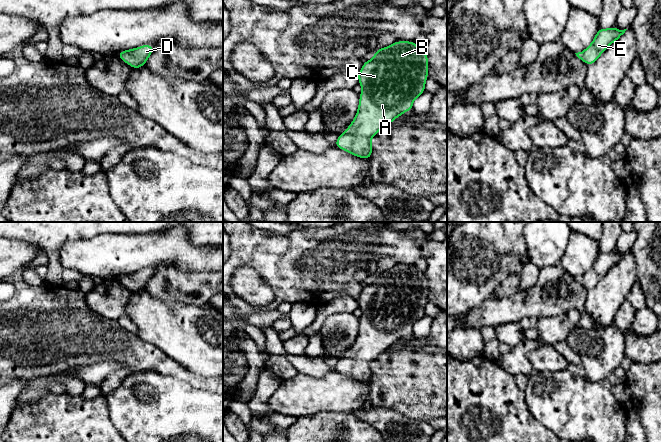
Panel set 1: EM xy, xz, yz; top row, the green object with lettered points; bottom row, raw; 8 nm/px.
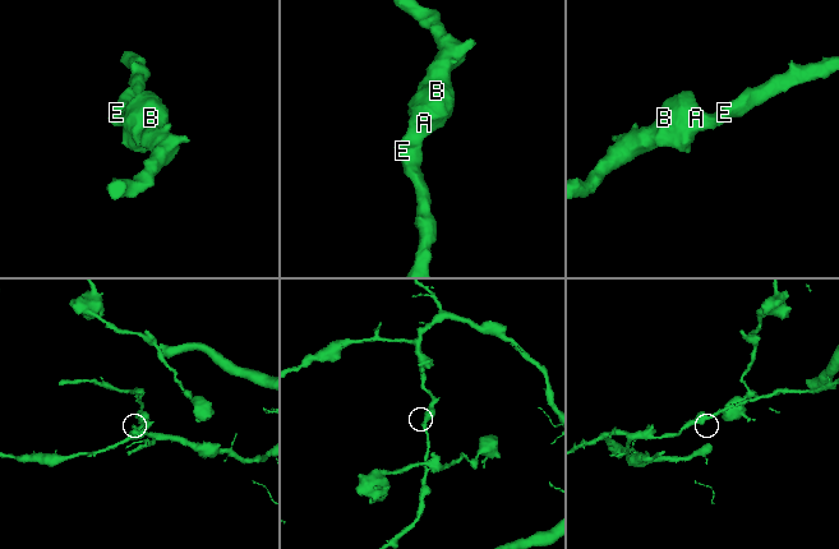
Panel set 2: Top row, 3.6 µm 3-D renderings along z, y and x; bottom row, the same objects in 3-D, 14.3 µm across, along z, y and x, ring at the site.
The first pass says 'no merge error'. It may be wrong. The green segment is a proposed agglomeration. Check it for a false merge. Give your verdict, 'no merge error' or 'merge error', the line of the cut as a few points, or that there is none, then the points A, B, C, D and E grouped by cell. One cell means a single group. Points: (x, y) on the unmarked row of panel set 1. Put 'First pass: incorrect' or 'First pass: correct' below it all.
no merge error | no cut | A B C D E
First pass: correct

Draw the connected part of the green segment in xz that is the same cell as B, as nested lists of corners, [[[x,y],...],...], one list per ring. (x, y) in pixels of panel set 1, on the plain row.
[[[396,265],[377,273],[371,284],[364,285],[357,298],[362,316],[356,340],[334,369],[356,381],[371,383],[371,363],[404,336],[412,334],[413,325],[425,316],[428,294],[428,280],[415,266]]]

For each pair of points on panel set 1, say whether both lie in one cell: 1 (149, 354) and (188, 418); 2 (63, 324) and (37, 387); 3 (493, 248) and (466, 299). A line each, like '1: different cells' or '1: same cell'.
1: different cells
2: different cells
3: same cell

